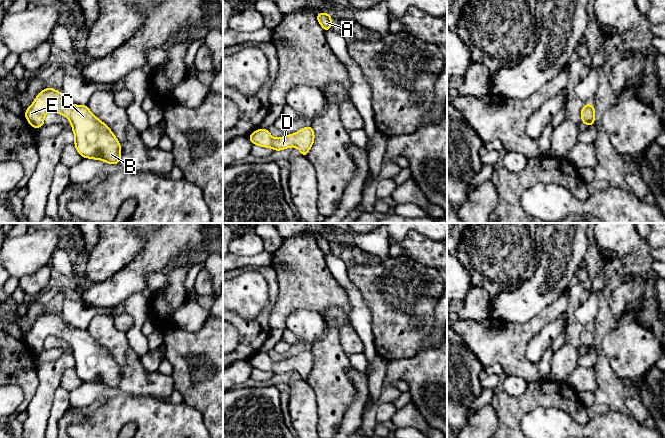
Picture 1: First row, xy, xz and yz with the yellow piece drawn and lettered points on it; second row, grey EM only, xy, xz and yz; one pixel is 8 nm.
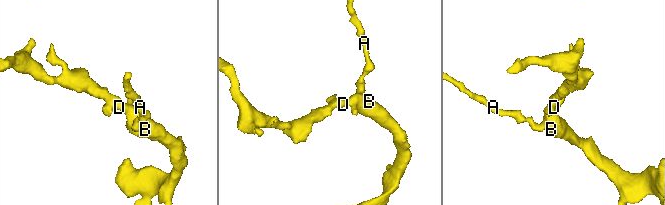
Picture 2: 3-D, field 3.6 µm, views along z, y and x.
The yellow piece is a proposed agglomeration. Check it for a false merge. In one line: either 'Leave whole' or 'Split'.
Leave whole

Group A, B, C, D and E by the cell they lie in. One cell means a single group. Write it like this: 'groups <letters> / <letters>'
groups A B C D E

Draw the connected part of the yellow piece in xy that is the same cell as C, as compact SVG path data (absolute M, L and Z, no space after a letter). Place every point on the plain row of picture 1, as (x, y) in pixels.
M48 311L25 334L25 341L31 351L40 352L44 349L45 339L50 335L68 342L80 380L103 384L107 388L119 388L120 366L110 352L90 336L87 329L70 328L62 316Z

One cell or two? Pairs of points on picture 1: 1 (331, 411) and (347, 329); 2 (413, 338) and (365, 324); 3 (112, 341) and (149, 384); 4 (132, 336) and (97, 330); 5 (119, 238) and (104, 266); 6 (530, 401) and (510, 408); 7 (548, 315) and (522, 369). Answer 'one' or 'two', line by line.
1: two
2: two
3: one
4: two
5: one
6: one
7: one

